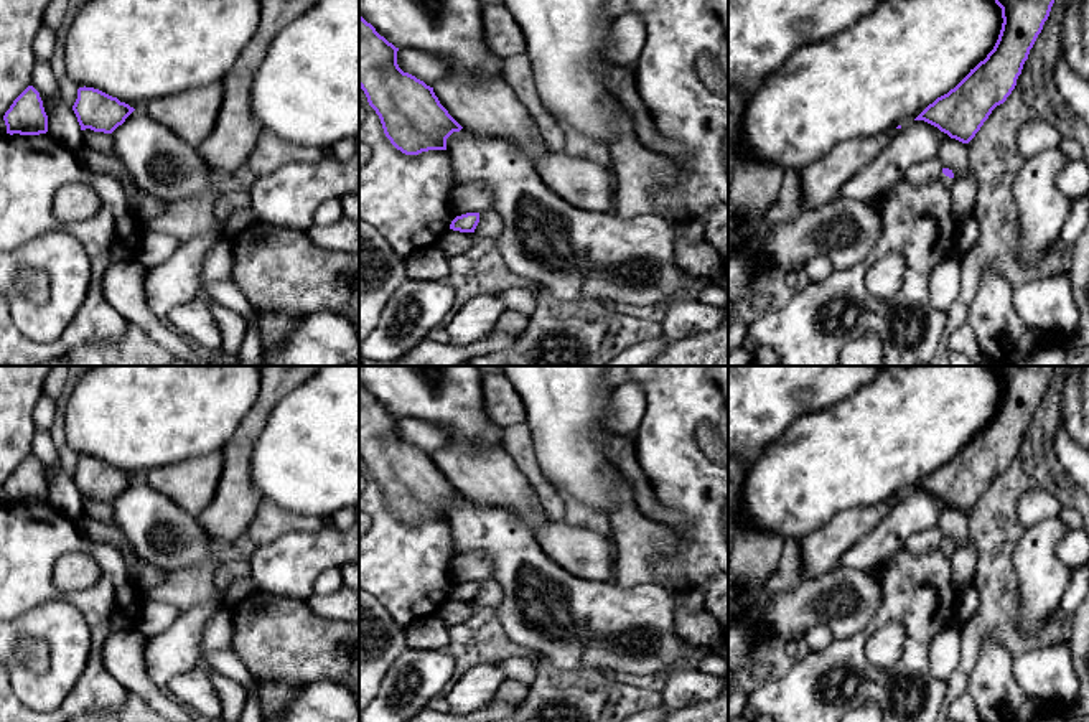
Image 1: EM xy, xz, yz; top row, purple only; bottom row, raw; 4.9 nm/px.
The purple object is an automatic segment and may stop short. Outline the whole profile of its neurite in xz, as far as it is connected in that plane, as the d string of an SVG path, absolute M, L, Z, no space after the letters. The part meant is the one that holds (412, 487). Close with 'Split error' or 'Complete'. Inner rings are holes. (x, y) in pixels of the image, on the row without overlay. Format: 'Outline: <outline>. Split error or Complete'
Outline: M359 382L359 457L379 485L386 506L405 524L446 519L446 508L463 496L440 473L433 457L399 437L397 420Z. Complete

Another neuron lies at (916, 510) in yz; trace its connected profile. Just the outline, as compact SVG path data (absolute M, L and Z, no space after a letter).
M924 490L903 493L895 508L840 559L840 565L868 572L904 547L911 534L936 527L941 513L951 508Z

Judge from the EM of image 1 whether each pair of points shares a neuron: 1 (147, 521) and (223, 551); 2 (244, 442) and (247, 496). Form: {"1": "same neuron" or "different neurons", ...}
{"1": "same neuron", "2": "same neuron"}

